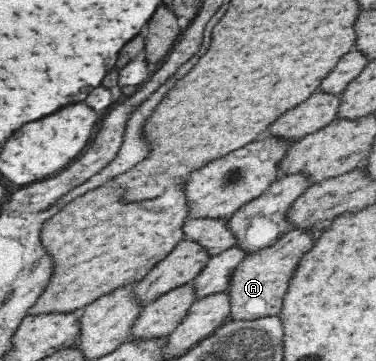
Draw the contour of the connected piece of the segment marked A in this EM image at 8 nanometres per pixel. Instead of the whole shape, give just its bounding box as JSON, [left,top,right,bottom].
[224,229,318,321]

